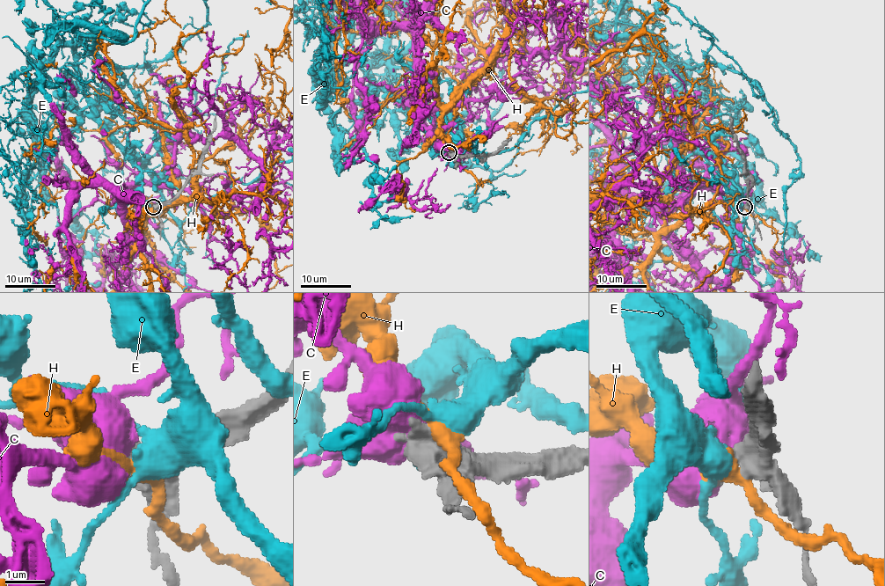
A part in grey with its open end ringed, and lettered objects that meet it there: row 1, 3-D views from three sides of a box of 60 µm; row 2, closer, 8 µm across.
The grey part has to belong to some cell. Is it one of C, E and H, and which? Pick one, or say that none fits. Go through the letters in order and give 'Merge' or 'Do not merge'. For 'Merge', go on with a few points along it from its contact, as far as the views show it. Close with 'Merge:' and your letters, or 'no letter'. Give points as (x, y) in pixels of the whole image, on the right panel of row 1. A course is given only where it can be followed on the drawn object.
C: Do not merge
E: Do not merge
H: Do not merge
Merge: no letter

